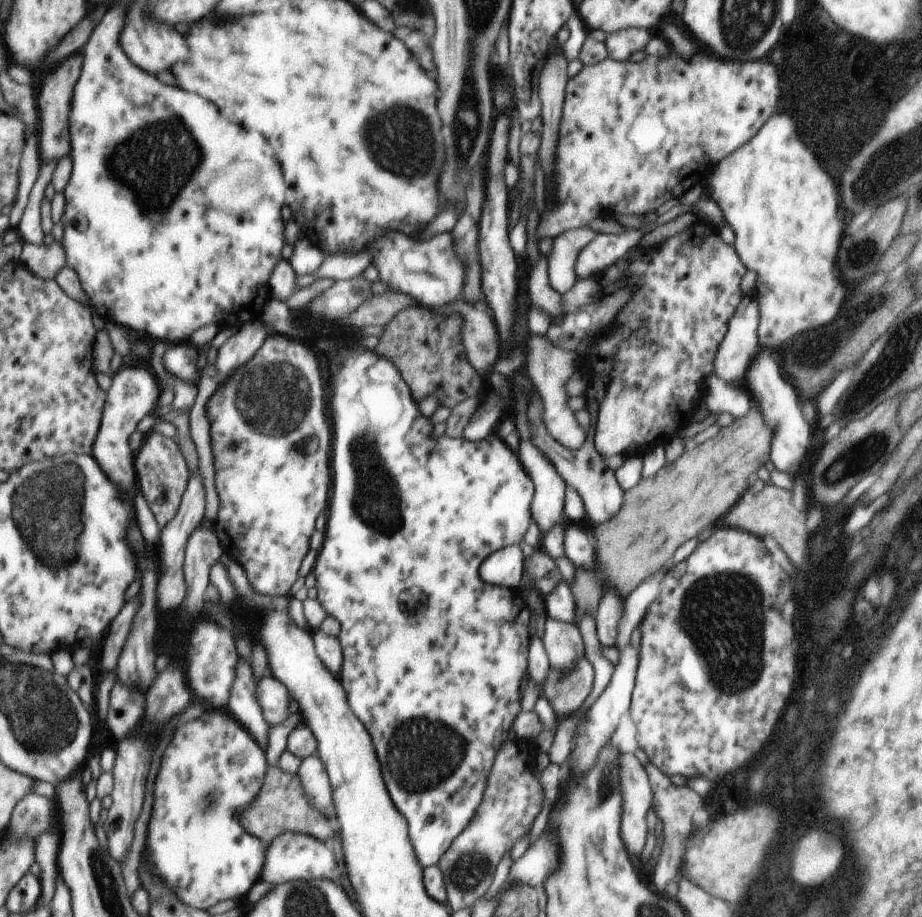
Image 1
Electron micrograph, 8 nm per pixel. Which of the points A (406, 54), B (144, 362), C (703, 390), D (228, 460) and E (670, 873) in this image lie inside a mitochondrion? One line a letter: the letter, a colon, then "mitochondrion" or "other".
A: other
B: other
C: other
D: other
E: other

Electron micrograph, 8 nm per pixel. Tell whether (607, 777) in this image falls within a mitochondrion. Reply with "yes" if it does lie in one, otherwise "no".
yes

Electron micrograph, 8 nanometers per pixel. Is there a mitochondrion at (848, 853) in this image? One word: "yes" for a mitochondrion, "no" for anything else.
no

